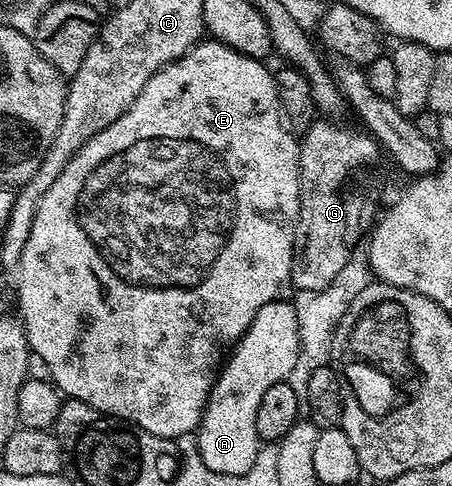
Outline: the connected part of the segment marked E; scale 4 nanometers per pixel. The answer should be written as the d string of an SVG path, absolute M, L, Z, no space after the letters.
M211 38L201 40L182 59L174 61L173 64L164 65L159 72L152 75L150 80L146 82L146 86L142 86L136 101L118 119L110 122L110 126L106 126L106 130L94 134L90 138L90 142L86 142L79 148L74 154L74 158L70 158L66 170L62 170L62 174L58 174L58 178L54 178L54 184L46 190L43 198L38 202L38 208L34 214L34 224L30 226L30 234L26 238L26 248L22 250L22 258L18 265L18 273L20 272L20 281L16 284L16 304L20 307L18 319L24 326L31 354L38 355L46 362L52 383L60 389L65 397L86 402L94 410L105 412L107 416L114 416L118 420L125 420L139 431L161 436L162 439L169 442L175 441L182 434L196 432L199 429L200 419L212 389L212 381L216 379L226 353L237 340L242 338L242 334L246 334L250 322L254 322L254 314L258 314L258 310L262 310L262 306L275 300L285 299L292 288L294 238L296 237L296 222L300 214L300 146L297 137L284 119L283 111L278 102L276 77L270 68L268 72L268 66L267 63L236 52L230 46L219 44L217 40Z

